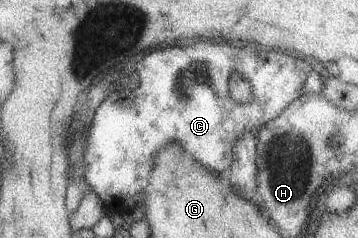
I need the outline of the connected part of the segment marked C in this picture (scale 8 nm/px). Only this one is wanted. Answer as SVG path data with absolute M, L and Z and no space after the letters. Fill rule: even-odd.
M198 40L198 42L184 42L184 44L176 44L176 46L171 45L168 48L162 48L162 50L152 50L148 56L144 56L135 65L135 72L138 75L139 82L138 86L134 90L125 88L120 91L115 91L110 94L99 104L92 115L91 126L92 126L92 136L88 132L88 138L86 138L86 146L84 146L84 180L86 184L94 191L94 194L105 204L108 210L112 213L121 214L127 213L128 211L134 210L134 208L140 208L142 204L142 196L140 196L140 188L142 188L142 180L140 176L146 176L146 172L150 172L152 168L152 152L158 150L158 146L162 146L164 142L178 142L196 162L200 162L200 166L206 166L210 172L216 172L220 174L230 168L230 163L232 162L232 144L238 140L239 136L242 136L246 130L248 132L255 132L264 126L266 122L274 120L280 116L280 112L292 102L296 100L298 96L302 94L302 86L304 86L304 79L309 75L310 68L306 72L306 64L298 58L290 58L286 56L286 52L280 50L272 50L262 45L251 45L246 48L236 48L236 46L228 46L228 44L212 44L212 42L206 42L206 40ZM238 72L244 80L250 82L250 88L252 88L252 101L248 104L238 104L234 100L230 100L228 96L228 78Z

